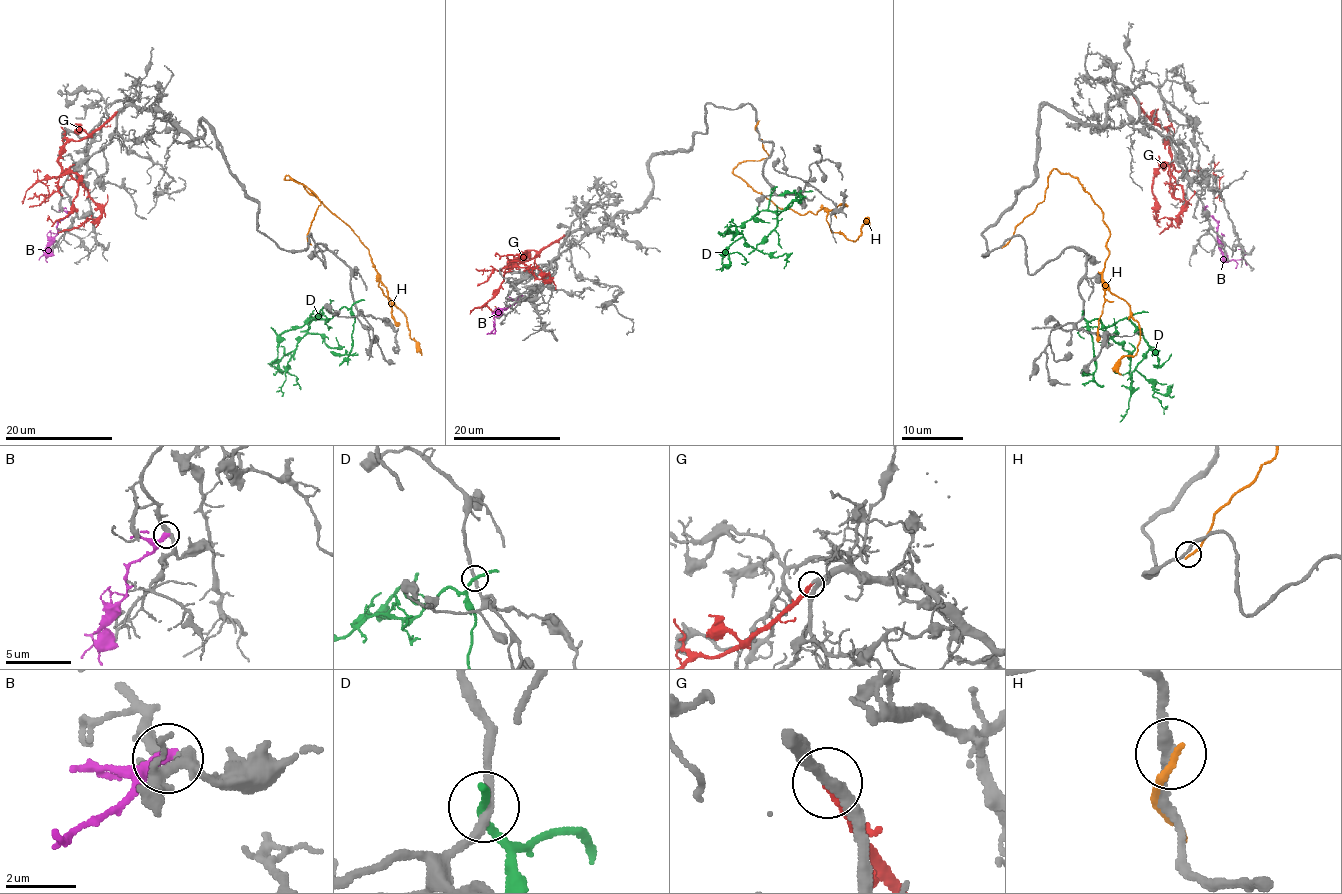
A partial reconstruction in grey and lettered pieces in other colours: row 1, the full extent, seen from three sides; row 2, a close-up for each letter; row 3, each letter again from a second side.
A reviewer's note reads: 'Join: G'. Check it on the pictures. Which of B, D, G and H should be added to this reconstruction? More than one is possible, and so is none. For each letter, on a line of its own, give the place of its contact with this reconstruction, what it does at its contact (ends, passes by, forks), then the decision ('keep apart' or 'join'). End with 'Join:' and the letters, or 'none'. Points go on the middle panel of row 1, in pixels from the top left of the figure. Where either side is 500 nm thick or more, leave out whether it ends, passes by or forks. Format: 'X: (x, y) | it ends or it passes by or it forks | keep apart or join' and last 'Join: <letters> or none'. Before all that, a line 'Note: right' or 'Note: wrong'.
Note: right
B: (521, 296) | it ends | keep apart
D: (802, 191) | it passes by | keep apart
G: (565, 235) | it ends | join
H: (757, 122) | it ends | keep apart
Join: G

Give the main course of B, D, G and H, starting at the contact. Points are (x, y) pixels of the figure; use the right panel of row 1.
B: (1204, 208), (1218, 223), (1222, 254), (1228, 260), (1239, 260), (1245, 252), (1238, 249)
D: (1082, 314), (1105, 326), (1127, 319), (1142, 336), (1148, 351), (1136, 369), (1165, 410)
G: (1133, 95), (1168, 132), (1170, 174), (1182, 189), (1185, 203), (1178, 218), (1171, 218), (1159, 234)
H: (1003, 246), (1053, 169), (1073, 175), (1110, 232), (1102, 283), (1139, 326), (1121, 374)

